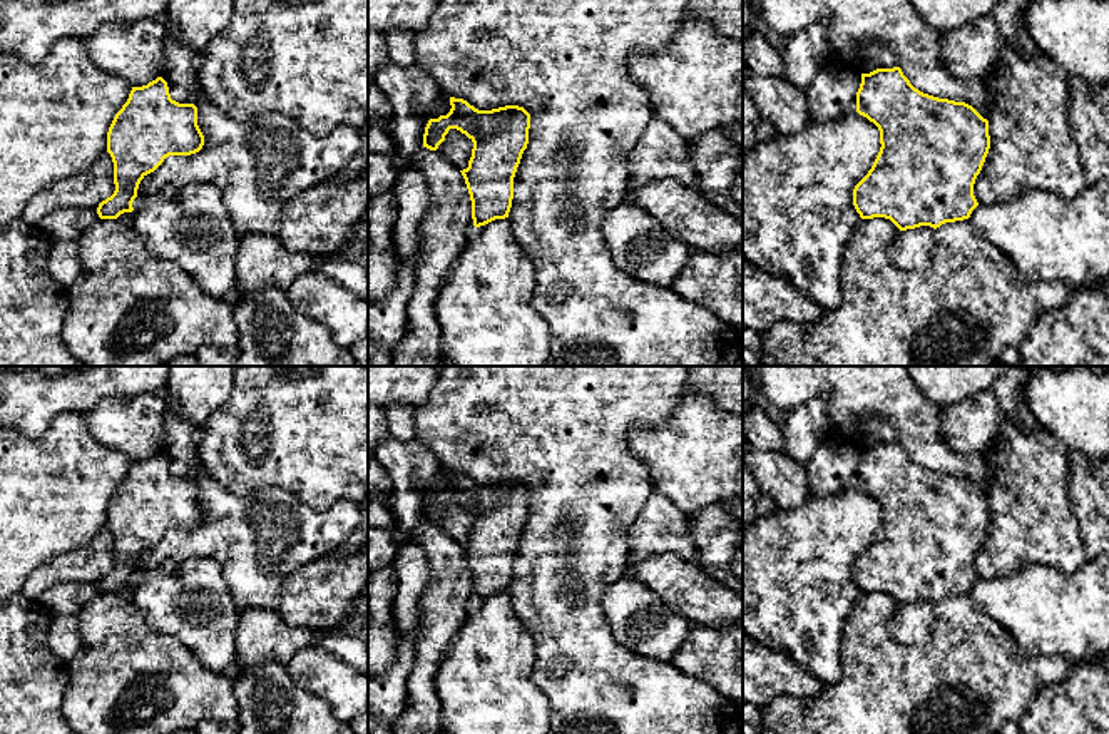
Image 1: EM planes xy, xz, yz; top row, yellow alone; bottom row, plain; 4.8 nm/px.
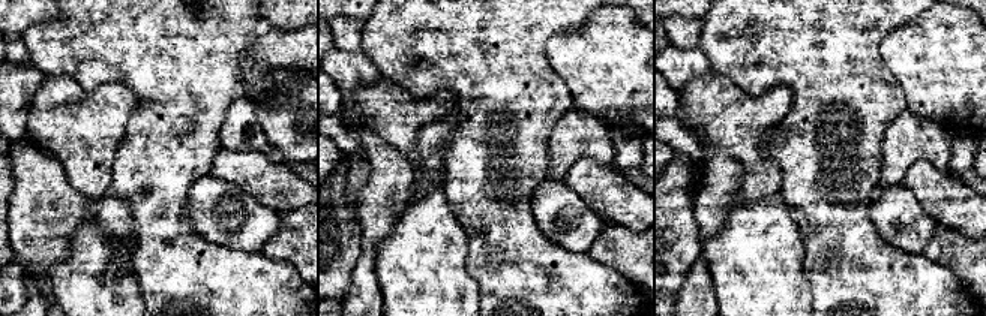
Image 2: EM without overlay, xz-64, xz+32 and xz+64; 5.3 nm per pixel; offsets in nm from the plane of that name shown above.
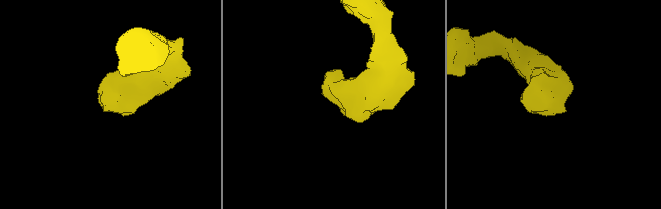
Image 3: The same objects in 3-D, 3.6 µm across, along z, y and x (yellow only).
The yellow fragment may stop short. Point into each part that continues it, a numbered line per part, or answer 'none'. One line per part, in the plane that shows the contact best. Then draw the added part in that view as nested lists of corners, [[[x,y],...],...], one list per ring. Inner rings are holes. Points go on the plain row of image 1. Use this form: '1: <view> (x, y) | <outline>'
none

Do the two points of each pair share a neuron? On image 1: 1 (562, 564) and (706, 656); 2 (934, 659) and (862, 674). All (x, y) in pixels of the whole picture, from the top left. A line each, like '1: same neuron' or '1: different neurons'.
1: different neurons
2: same neuron

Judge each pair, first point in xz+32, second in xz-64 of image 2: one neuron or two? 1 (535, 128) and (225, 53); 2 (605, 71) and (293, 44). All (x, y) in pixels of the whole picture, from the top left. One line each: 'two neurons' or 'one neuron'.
1: one neuron
2: one neuron

